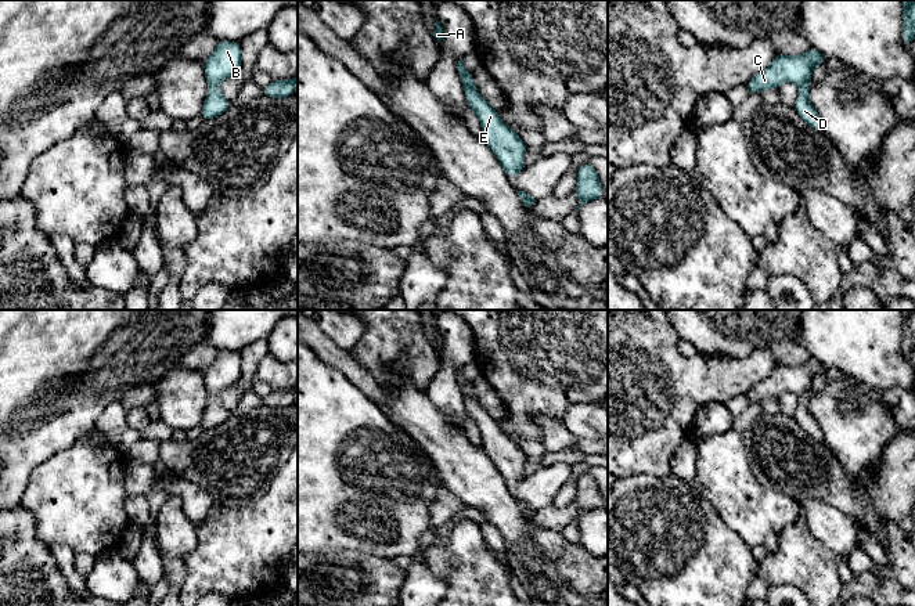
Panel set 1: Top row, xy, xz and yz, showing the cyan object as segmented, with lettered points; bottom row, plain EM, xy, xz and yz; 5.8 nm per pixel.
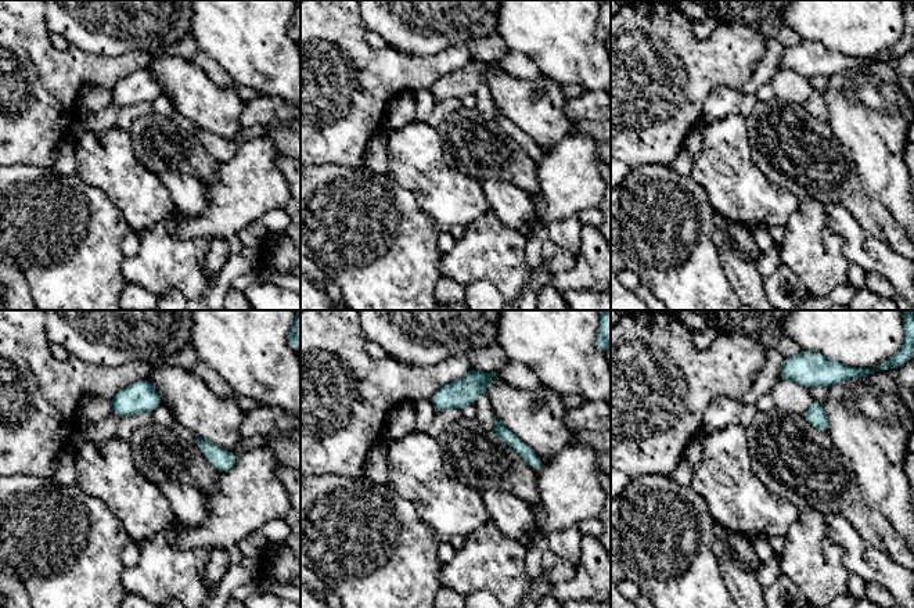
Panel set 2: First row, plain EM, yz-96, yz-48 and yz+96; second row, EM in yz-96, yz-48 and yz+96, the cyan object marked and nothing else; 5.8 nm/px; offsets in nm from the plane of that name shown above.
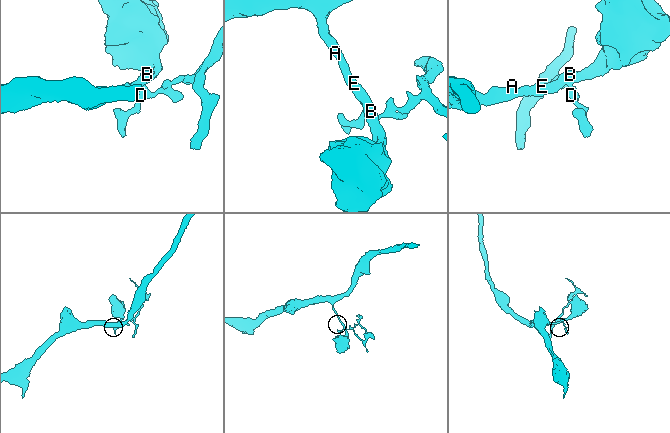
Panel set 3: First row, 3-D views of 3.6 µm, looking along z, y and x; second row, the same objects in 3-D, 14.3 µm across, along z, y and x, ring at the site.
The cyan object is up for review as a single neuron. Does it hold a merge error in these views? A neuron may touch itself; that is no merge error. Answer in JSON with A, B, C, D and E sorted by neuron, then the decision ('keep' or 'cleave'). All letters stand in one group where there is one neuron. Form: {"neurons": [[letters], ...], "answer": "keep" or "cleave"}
{"neurons": [["A", "B", "C", "E"], ["D"]], "answer": "cleave"}

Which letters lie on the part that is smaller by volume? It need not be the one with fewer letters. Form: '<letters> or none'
D

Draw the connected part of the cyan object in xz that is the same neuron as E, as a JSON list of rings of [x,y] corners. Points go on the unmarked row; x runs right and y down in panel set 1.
[[[462,368],[457,374],[457,380],[465,400],[465,410],[480,430],[482,448],[496,465],[507,486],[509,488],[518,486],[525,479],[523,468],[527,459],[525,452],[478,403],[472,382],[464,376]]]

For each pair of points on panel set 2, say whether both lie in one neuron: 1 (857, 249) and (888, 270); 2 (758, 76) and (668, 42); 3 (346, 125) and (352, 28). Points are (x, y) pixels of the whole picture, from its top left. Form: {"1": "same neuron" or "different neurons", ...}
{"1": "same neuron", "2": "different neurons", "3": "same neuron"}

